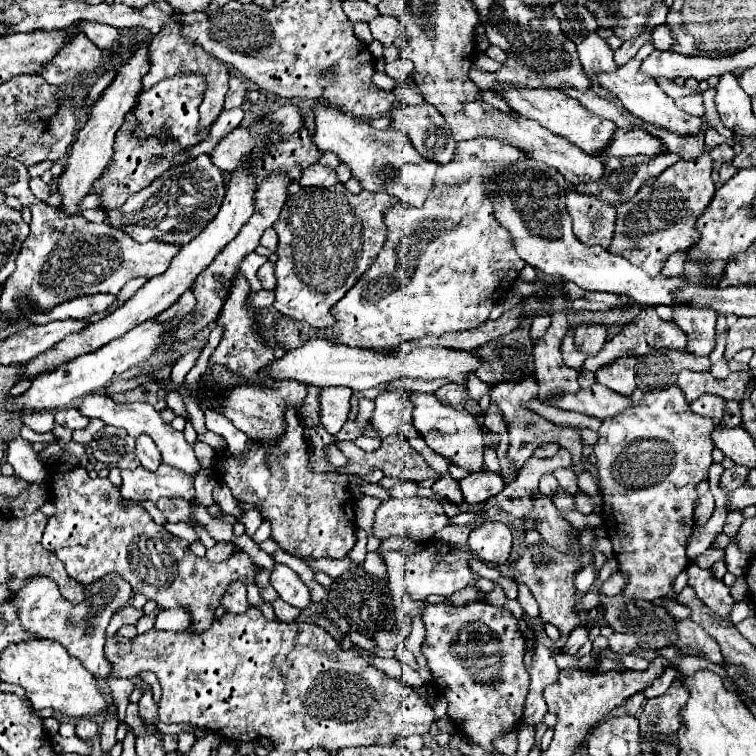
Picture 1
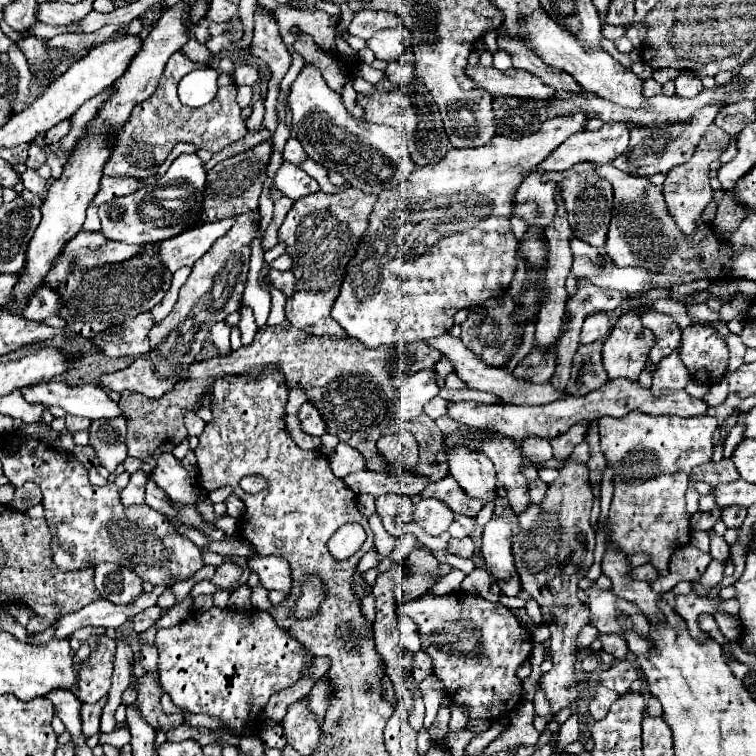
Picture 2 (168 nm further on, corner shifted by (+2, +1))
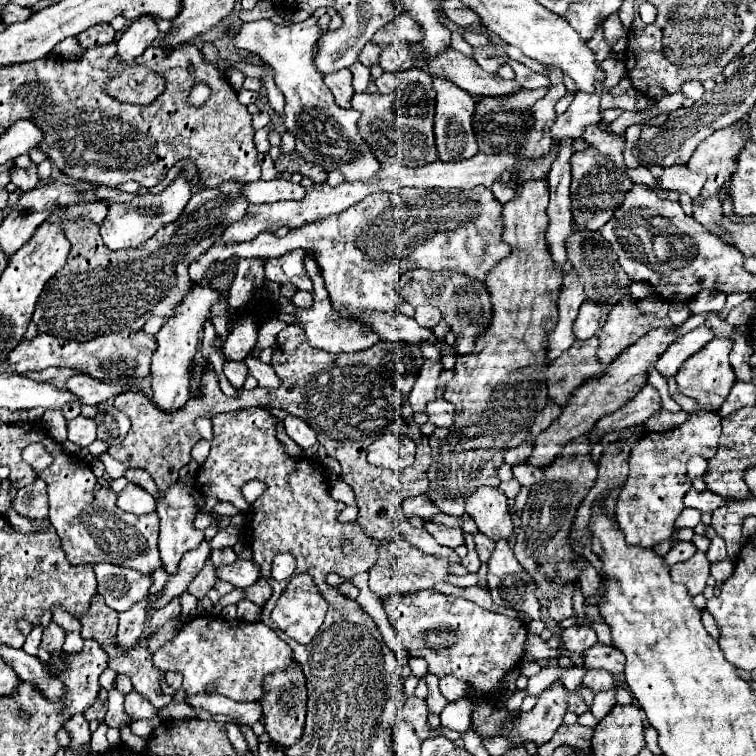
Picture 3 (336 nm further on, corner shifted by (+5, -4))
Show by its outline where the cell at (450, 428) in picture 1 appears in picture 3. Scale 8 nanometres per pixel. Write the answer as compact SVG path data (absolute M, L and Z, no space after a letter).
M479 488L475 496L465 500L465 512L477 522L479 532L493 542L509 540L513 536L513 518L507 496L499 488Z

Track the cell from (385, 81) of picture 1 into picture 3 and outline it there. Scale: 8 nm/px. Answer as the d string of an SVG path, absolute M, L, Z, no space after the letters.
M355 62L349 70L351 70L351 74L353 74L351 84L353 84L355 92L365 92L365 88L367 88L367 84L369 84L369 68L363 66L363 64L359 64L359 62Z

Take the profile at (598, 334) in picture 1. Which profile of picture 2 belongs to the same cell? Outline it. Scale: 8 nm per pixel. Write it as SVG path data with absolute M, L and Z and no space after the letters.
M592 313L586 317L580 333L580 343L590 345L594 341L604 341L610 333L610 319L606 313Z

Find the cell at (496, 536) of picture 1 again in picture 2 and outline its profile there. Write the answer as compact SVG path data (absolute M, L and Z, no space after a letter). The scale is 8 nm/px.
M492 519L490 523L486 523L482 533L482 555L486 569L500 585L504 595L516 595L520 591L520 579L514 571L510 537L512 531L502 519Z

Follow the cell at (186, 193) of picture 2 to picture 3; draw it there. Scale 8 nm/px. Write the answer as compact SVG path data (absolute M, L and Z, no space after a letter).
M179 176L175 182L171 182L163 192L159 194L143 194L135 196L131 202L123 204L111 204L109 214L101 224L101 238L109 250L121 250L121 248L137 248L145 240L149 240L161 224L169 224L177 220L177 216L183 212L185 204L191 198L191 188L189 182Z

